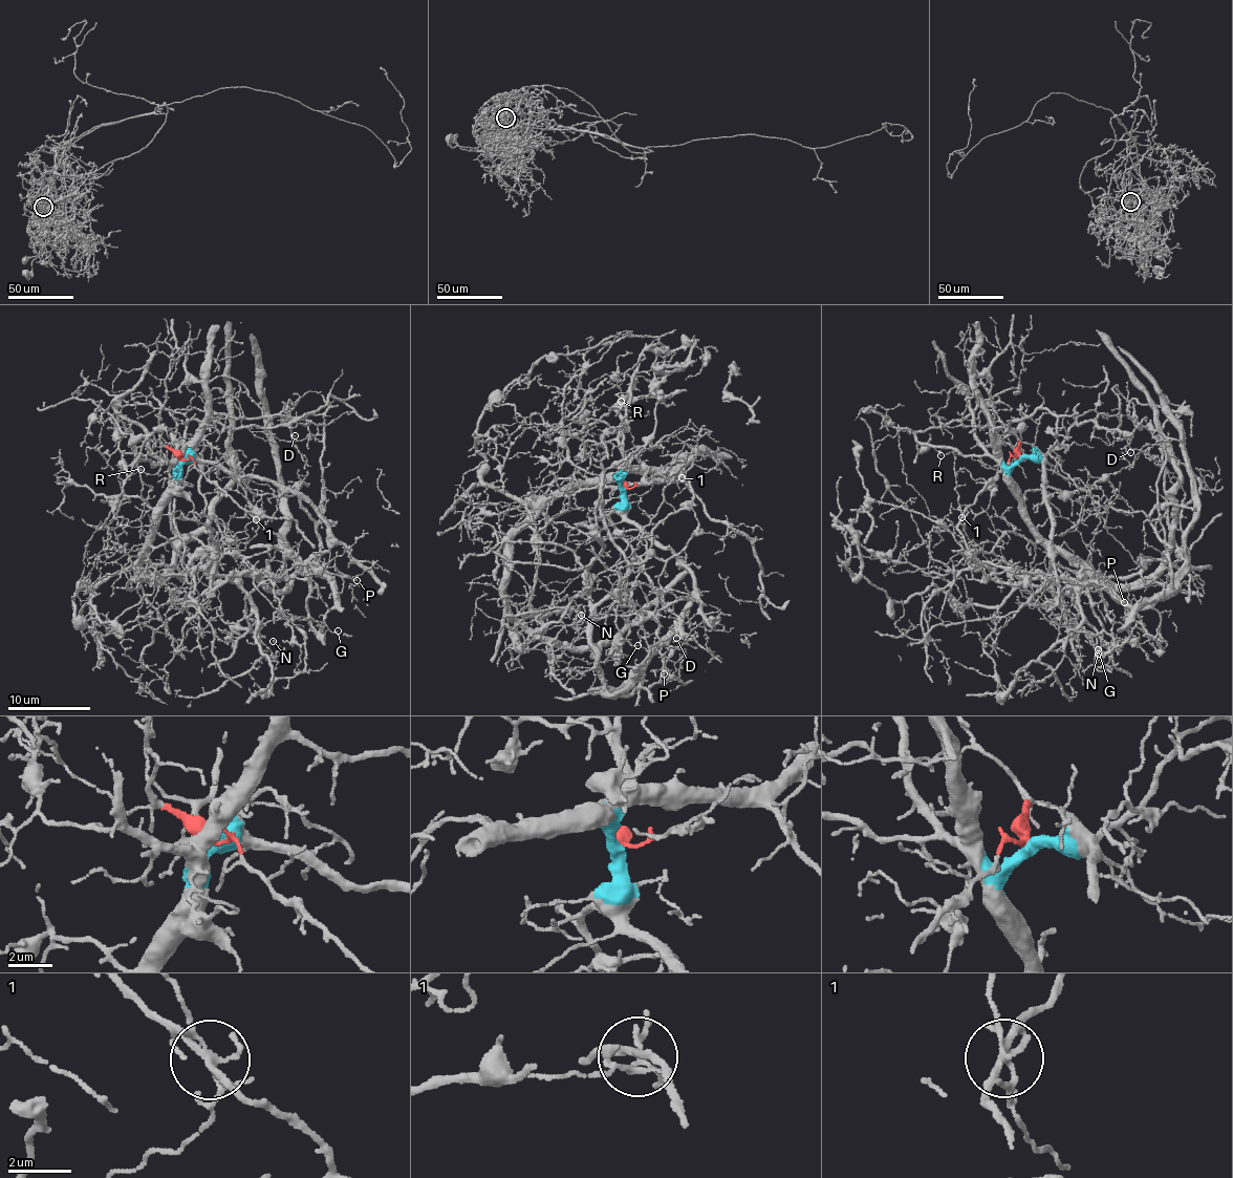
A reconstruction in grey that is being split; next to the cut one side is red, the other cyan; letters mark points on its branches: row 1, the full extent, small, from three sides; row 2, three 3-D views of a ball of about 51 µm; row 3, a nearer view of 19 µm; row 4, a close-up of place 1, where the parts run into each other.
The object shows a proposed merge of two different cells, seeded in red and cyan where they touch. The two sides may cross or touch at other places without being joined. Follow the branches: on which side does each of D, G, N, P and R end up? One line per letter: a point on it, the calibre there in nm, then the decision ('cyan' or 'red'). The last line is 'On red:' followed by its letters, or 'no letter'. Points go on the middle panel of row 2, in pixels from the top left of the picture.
D: place (676, 638); calibre 100 nm; cyan
G: place (637, 645); calibre 90 nm; cyan
N: place (581, 615); calibre 120 nm; red
P: place (664, 673); calibre 180 nm; red
R: place (621, 401); calibre 130 nm; cyan
On red: N, P

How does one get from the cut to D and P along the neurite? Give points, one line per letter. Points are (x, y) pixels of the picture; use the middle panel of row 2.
D: (622, 488), (622, 500), (610, 519), (633, 549), (637, 565), (678, 623), (676, 638)
P: (622, 488), (677, 477), (687, 478), (693, 497), (653, 531), (652, 553), (664, 562), (654, 613), (664, 675)

